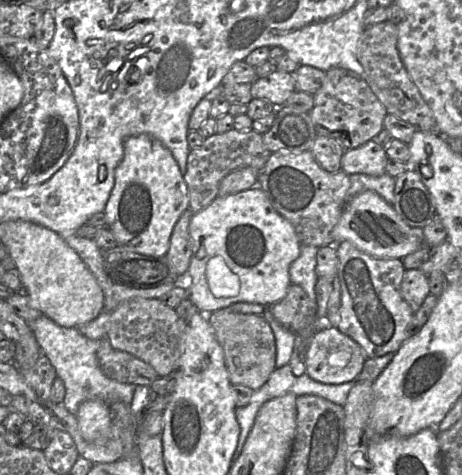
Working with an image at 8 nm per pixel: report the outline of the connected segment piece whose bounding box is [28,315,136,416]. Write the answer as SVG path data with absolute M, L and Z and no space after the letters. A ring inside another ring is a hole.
M44 315L28 325L42 354L49 359L57 377L64 382L66 393L62 404L71 414L76 416L81 403L89 399L102 399L110 407L117 402L131 404L136 385L120 383L103 372L97 357L100 340L87 338L76 327L62 327Z

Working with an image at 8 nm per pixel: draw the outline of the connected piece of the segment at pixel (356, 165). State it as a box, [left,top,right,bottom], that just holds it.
[341,140,387,176]

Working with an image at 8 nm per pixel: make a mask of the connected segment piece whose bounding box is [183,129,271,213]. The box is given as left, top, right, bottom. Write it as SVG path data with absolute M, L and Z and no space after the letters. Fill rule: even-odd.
M231 129L205 138L200 146L190 149L183 174L189 192L189 209L197 213L206 208L219 196L219 186L224 177L246 167L260 172L270 155L271 152L263 143L262 134L252 129Z

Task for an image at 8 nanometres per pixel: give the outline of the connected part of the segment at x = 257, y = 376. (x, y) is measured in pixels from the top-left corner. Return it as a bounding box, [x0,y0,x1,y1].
[207,307,276,390]

